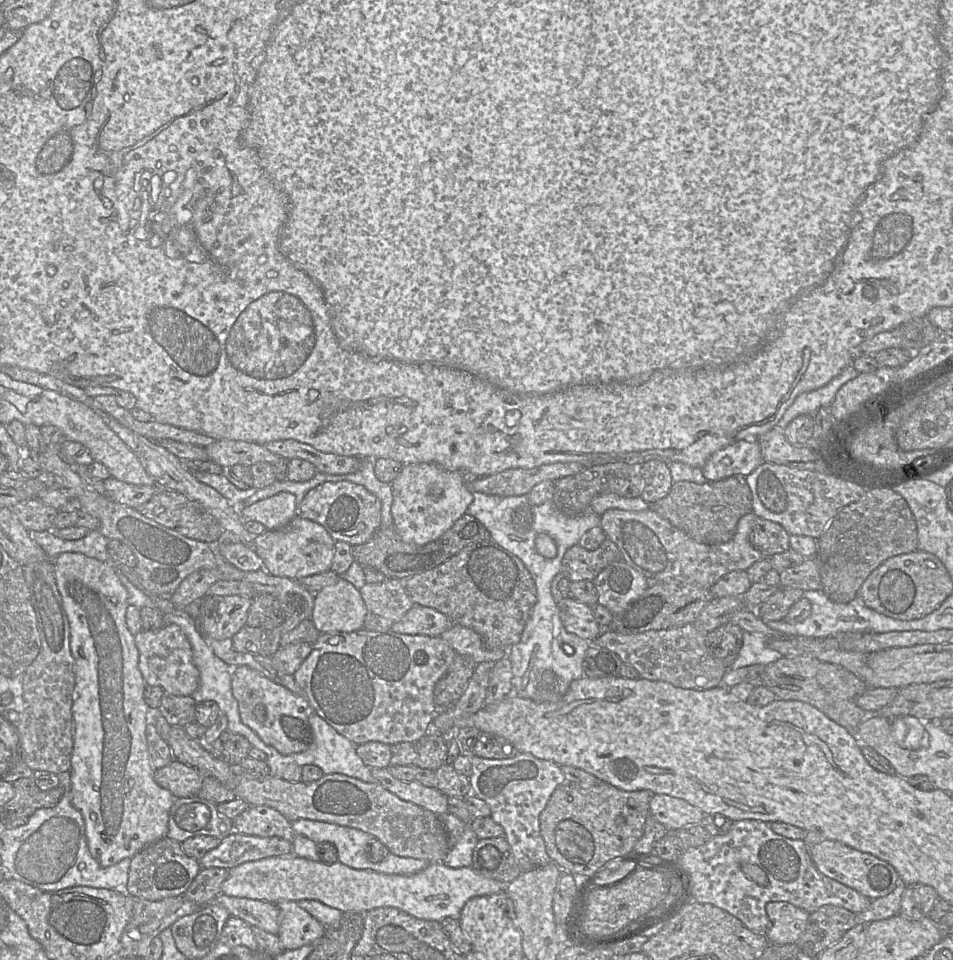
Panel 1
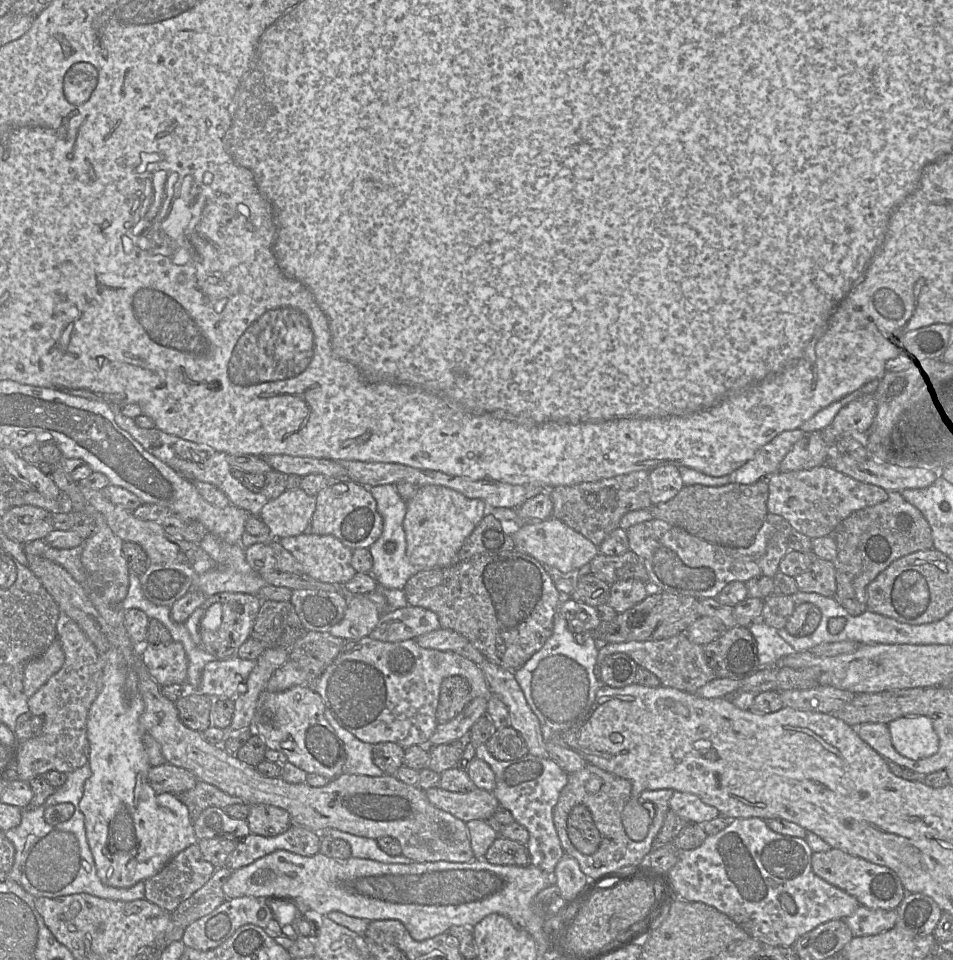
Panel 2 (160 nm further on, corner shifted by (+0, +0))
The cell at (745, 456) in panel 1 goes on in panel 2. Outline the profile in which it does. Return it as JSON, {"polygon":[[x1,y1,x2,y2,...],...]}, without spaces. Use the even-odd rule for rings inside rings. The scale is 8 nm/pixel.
{"polygon":[[795,429,777,435,759,449,751,460,729,474,729,483,753,484,776,473,784,456,805,434,803,430]]}

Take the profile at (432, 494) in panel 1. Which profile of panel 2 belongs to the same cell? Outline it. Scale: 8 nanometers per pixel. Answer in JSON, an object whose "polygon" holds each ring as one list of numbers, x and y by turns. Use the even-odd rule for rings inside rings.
{"polygon":[[438,485,419,487,416,495,406,503,403,521,406,555,418,570,447,567,457,562,463,543,488,513,488,506,483,500,468,498]]}

